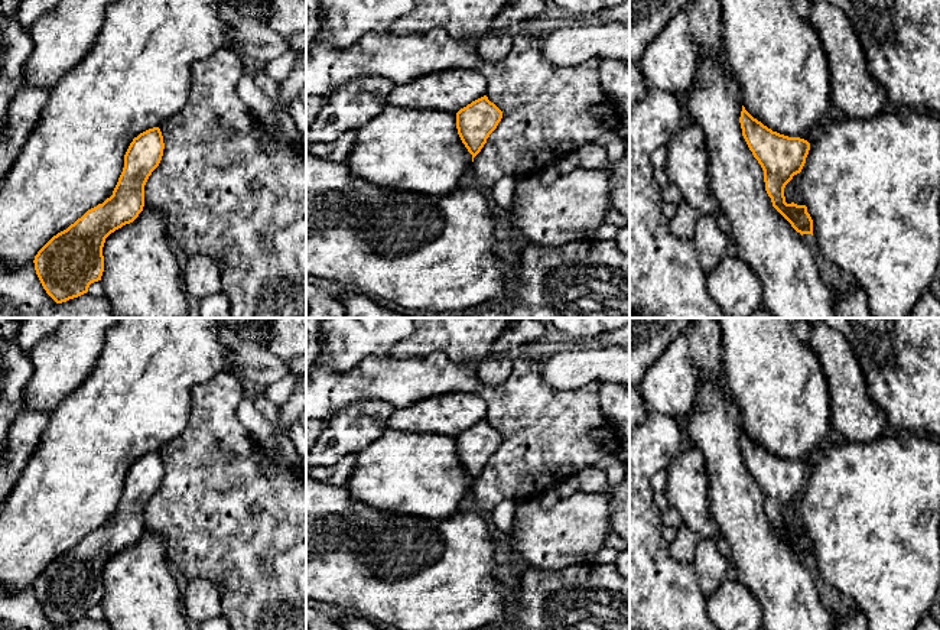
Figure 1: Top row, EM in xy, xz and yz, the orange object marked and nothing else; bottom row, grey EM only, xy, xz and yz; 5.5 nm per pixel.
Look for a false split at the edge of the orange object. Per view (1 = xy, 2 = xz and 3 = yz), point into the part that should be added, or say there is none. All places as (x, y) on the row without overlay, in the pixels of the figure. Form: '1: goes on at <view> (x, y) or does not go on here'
1: does not go on here
2: does not go on here
3: does not go on here

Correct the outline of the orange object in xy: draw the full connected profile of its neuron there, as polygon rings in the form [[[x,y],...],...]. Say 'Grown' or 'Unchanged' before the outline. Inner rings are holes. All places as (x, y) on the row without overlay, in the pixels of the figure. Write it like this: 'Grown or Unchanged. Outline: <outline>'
Unchanged. Outline: [[[159,451],[140,457],[124,478],[113,519],[53,559],[35,579],[36,598],[46,617],[62,627],[88,616],[104,595],[105,562],[133,546],[144,530],[144,509],[163,480]]]

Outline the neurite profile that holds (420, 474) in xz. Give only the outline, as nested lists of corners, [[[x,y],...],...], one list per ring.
[[[387,428],[357,454],[355,467],[344,487],[351,499],[378,512],[443,520],[469,501],[472,478],[458,458],[456,438]]]

